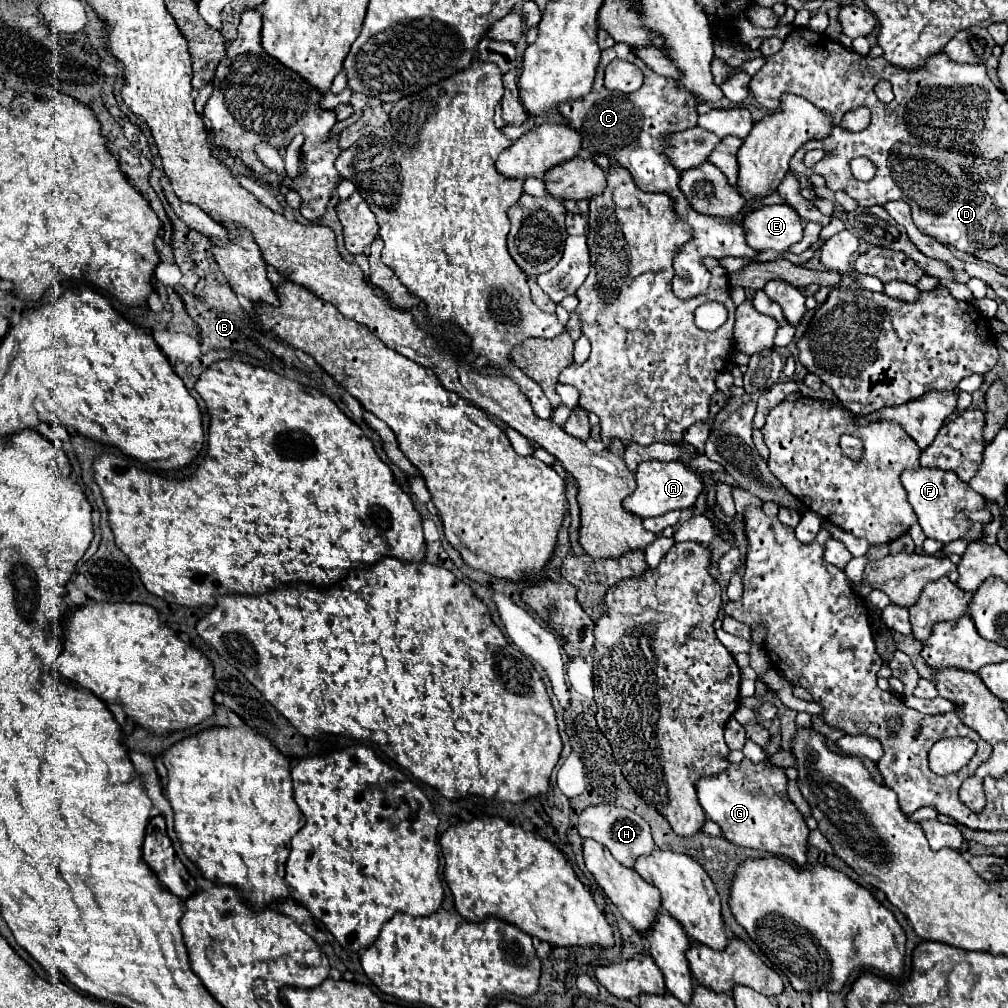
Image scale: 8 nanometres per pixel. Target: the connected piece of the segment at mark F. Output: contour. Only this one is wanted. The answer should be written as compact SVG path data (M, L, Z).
M918 468L918 470L904 472L902 484L908 492L908 502L912 504L918 516L918 524L922 526L926 538L938 540L942 544L954 542L958 538L966 542L982 540L982 530L990 522L992 514L986 508L984 496L974 492L954 472L940 470L940 468Z

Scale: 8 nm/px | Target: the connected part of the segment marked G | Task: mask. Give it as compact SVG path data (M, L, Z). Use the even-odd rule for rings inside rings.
M744 760L740 764L732 764L722 774L698 780L696 790L700 806L704 808L706 816L710 816L710 820L720 824L726 840L736 846L788 858L794 860L798 866L804 866L810 828L806 826L806 820L798 812L794 802L788 798L786 786L788 778L784 768Z

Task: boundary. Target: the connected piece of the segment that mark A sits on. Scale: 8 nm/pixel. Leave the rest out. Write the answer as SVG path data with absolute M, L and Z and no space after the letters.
M648 460L640 462L636 470L636 490L632 496L624 500L624 508L630 510L632 514L640 518L652 518L652 516L662 516L670 510L684 510L692 508L696 498L704 492L704 482L698 472L690 470L682 460L672 460L672 462L662 462L662 460Z

